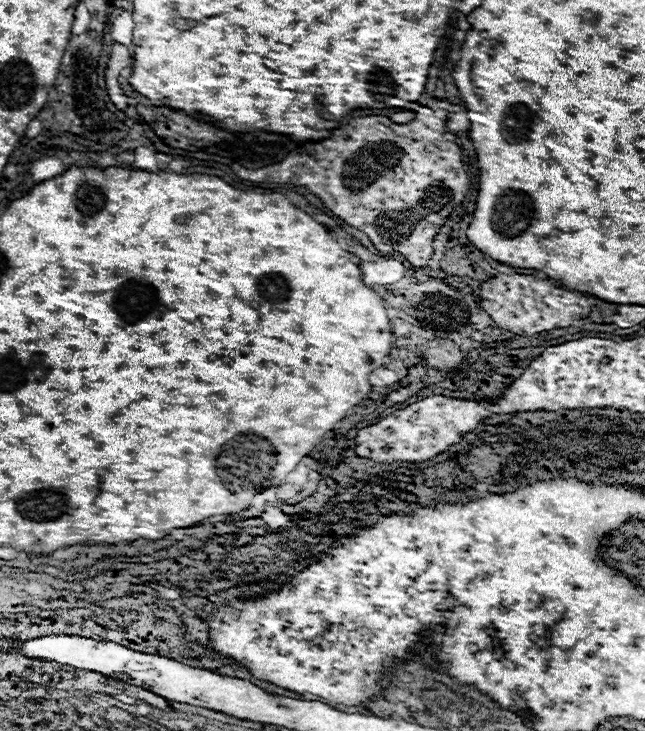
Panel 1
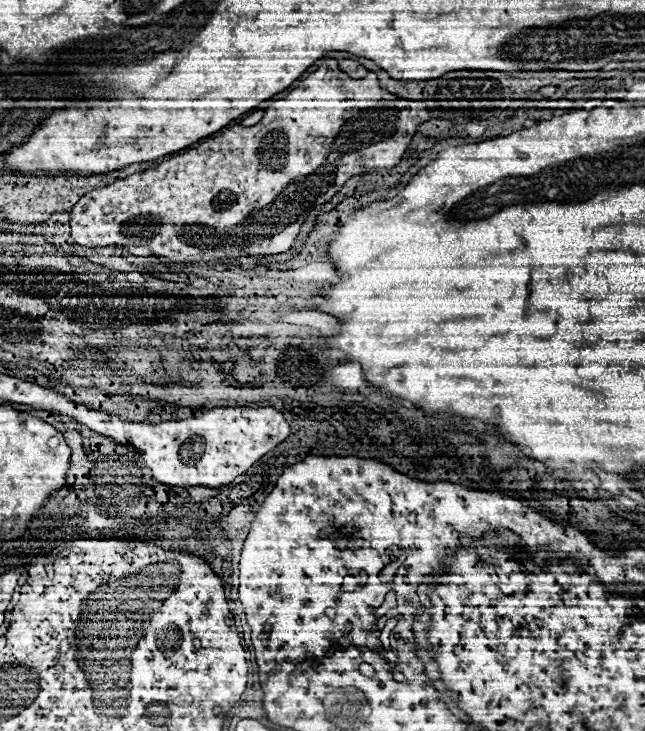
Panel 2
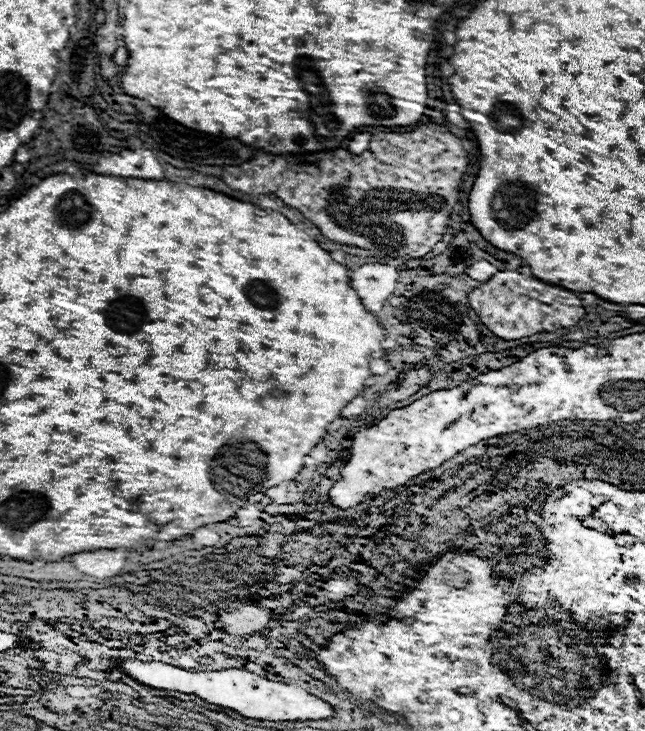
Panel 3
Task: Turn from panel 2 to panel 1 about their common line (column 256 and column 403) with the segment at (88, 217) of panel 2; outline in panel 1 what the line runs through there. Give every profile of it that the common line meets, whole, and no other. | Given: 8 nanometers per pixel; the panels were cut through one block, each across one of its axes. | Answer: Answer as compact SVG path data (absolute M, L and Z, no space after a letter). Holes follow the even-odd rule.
M416 114L408 124L396 124L388 116L358 116L348 124L334 128L328 138L298 146L298 150L292 150L278 164L248 170L234 162L230 168L238 178L250 182L304 186L338 218L366 232L378 250L400 252L412 266L426 266L432 256L434 236L468 192L468 174L464 172L462 150L456 140L458 136L446 132L446 122L436 116Z

